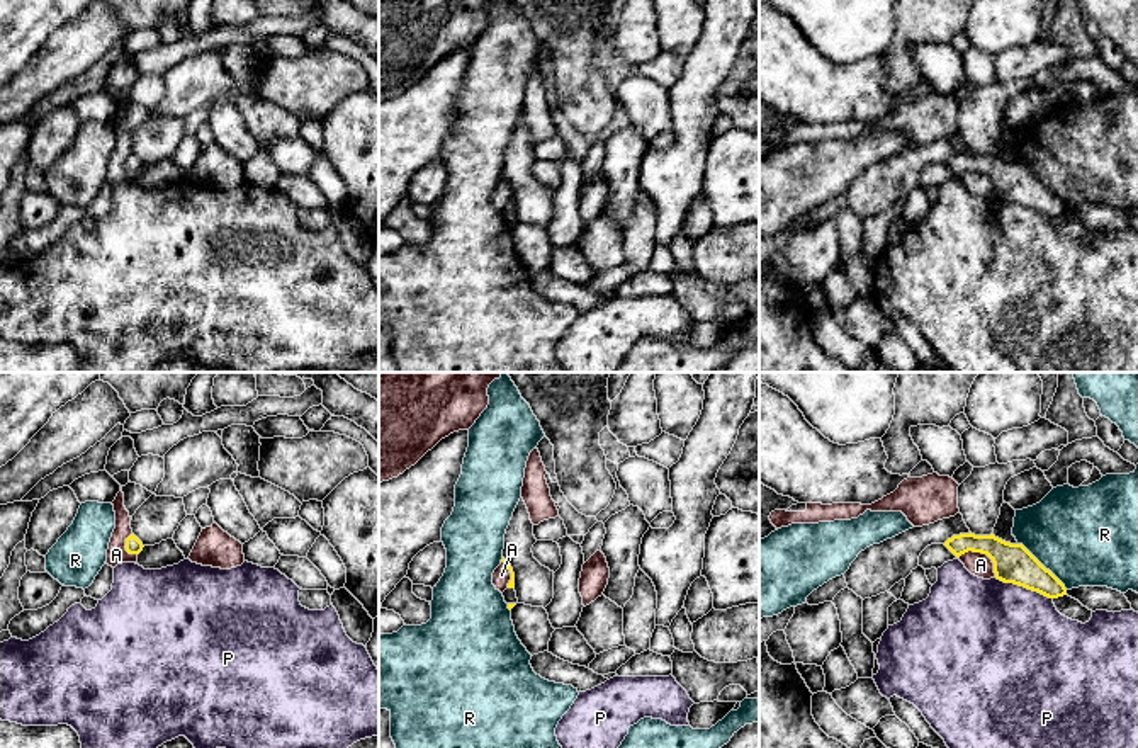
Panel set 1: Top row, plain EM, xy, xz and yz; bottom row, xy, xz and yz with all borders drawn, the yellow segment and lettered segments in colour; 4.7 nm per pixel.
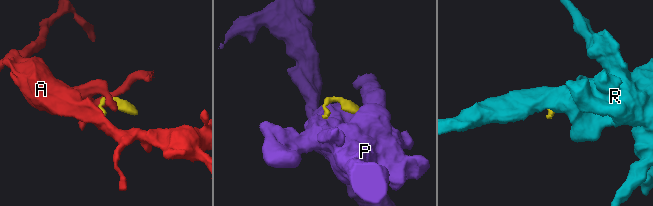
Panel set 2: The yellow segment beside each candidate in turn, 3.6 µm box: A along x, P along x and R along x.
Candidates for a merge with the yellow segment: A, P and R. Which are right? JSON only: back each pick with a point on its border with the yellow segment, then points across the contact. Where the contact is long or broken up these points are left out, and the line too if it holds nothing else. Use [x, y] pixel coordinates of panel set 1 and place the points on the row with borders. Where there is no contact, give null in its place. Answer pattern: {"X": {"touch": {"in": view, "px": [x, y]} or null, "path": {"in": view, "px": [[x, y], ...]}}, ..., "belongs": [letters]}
{"belongs": []}

